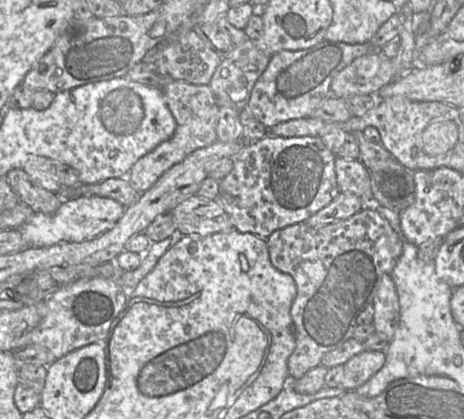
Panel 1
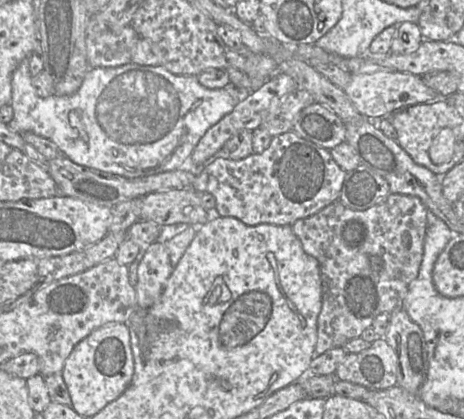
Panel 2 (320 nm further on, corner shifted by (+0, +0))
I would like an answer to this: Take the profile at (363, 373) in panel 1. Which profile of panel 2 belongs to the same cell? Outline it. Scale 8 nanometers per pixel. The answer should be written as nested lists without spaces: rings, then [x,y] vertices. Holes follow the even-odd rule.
[[[378,338],[360,353],[347,353],[335,372],[337,380],[348,381],[368,390],[384,390],[397,385],[397,357],[384,340]]]

